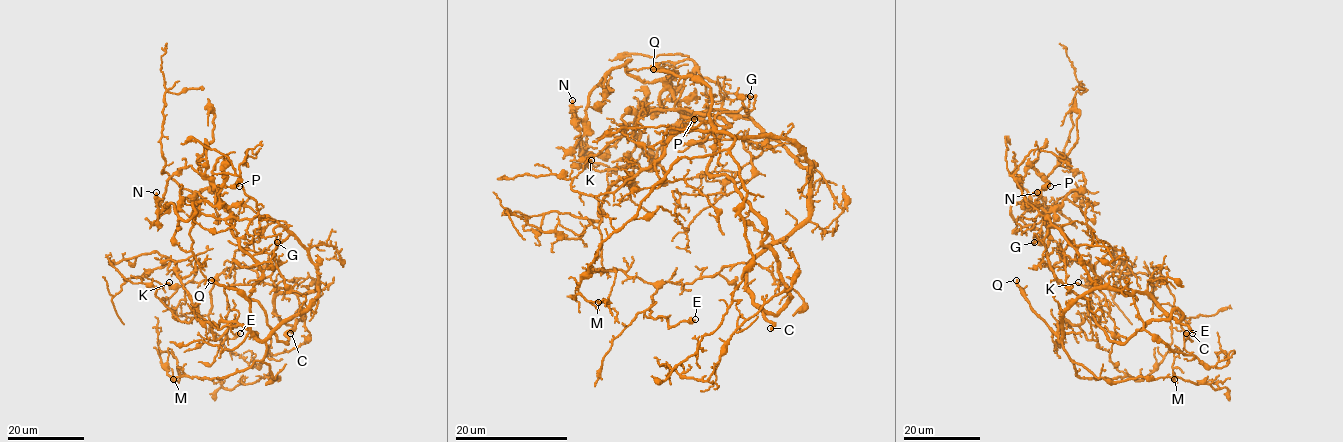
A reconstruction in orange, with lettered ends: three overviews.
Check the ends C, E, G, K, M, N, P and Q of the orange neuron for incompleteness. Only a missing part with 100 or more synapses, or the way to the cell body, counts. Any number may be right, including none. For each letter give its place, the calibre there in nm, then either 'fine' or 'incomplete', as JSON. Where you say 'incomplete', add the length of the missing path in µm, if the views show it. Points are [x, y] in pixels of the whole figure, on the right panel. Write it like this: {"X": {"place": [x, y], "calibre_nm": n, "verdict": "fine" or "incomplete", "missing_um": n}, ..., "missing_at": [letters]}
{"C": {"place": [1192, 333], "calibre_nm": 360, "verdict": "incomplete", "missing_um": 45}, "E": {"place": [1186, 333], "calibre_nm": 440, "verdict": "fine"}, "G": {"place": [1034, 242], "calibre_nm": 110, "verdict": "fine"}, "K": {"place": [1078, 282], "calibre_nm": 140, "verdict": "fine"}, "M": {"place": [1174, 379], "calibre_nm": 130, "verdict": "fine"}, "N": {"place": [1037, 192], "calibre_nm": 200, "verdict": "fine"}, "P": {"place": [1050, 186], "calibre_nm": 320, "verdict": "fine"}, "Q": {"place": [1016, 280], "calibre_nm": 320, "verdict": "incomplete", "missing_um": 60}, "missing_at": ["C", "Q"]}

